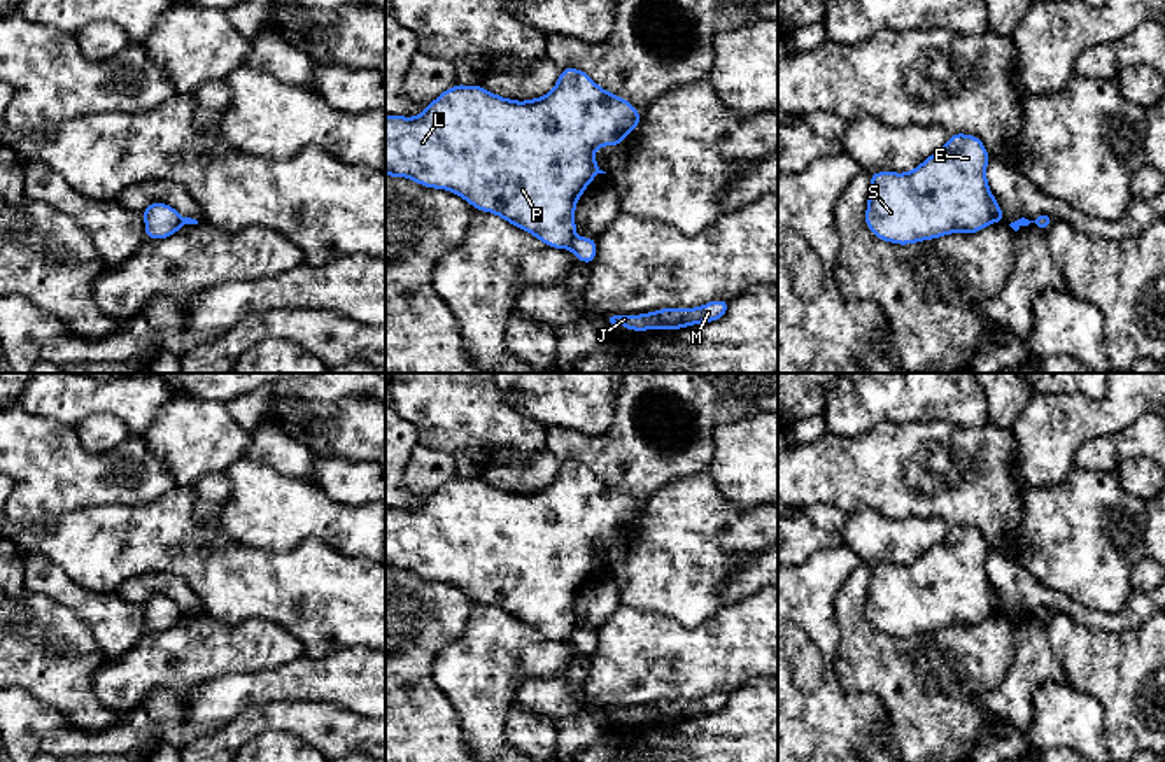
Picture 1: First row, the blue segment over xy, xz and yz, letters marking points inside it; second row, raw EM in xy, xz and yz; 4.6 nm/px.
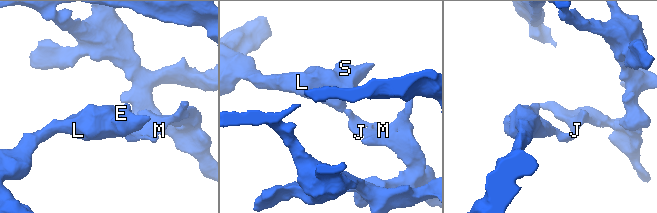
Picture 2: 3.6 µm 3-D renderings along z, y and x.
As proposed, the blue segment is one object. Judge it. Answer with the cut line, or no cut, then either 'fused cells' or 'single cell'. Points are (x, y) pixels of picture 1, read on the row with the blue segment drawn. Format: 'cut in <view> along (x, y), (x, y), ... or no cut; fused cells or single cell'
cut in xz along (573, 237), (568, 247); fused cells

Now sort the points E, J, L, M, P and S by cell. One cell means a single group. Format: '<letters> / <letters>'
E L P S / J M

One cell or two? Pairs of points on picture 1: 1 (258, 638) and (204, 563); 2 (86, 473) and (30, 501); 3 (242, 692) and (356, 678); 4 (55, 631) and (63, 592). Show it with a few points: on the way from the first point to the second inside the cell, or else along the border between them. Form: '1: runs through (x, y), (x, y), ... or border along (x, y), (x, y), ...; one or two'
1: border along (205, 615), (223, 624), (268, 619), (286, 629); two
2: runs through (72, 477), (56, 477), (44, 489); one
3: runs through (270, 685), (298, 680), (328, 680); one
4: border along (25, 580), (30, 591), (67, 605), (91, 629); two

